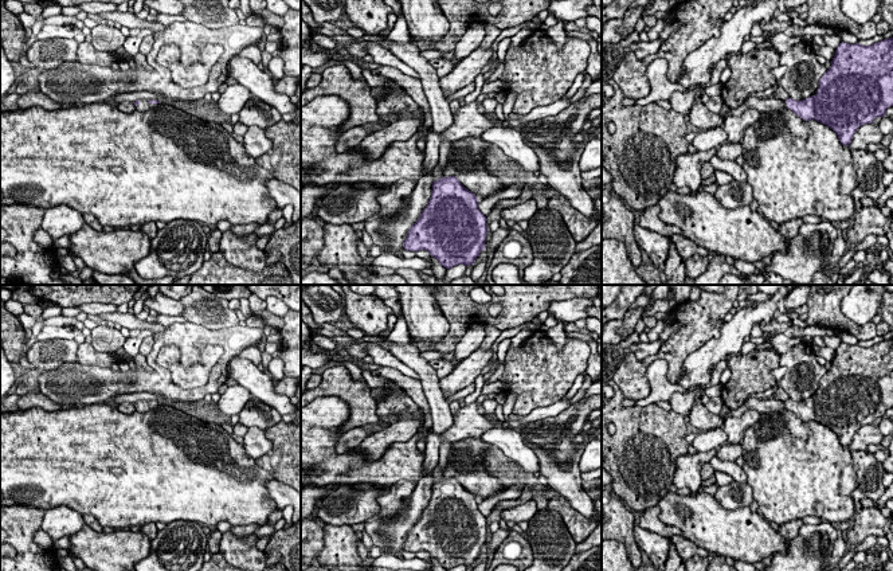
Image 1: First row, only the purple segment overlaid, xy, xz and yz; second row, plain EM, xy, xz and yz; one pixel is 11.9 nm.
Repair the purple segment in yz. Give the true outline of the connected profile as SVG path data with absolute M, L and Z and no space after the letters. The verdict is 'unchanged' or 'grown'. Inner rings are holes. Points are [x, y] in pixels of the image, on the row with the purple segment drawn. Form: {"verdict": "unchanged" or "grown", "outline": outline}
{"verdict": "grown", "outline": "M893 38L872 46L842 42L830 63L815 95L802 101L749 97L724 118L740 116L747 109L759 113L790 109L804 121L815 120L829 126L841 144L849 146L859 126L884 117L893 106Z"}

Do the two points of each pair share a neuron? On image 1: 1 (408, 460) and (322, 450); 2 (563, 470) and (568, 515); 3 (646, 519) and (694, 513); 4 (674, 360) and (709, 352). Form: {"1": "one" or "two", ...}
{"1": "one", "2": "two", "3": "two", "4": "two"}

